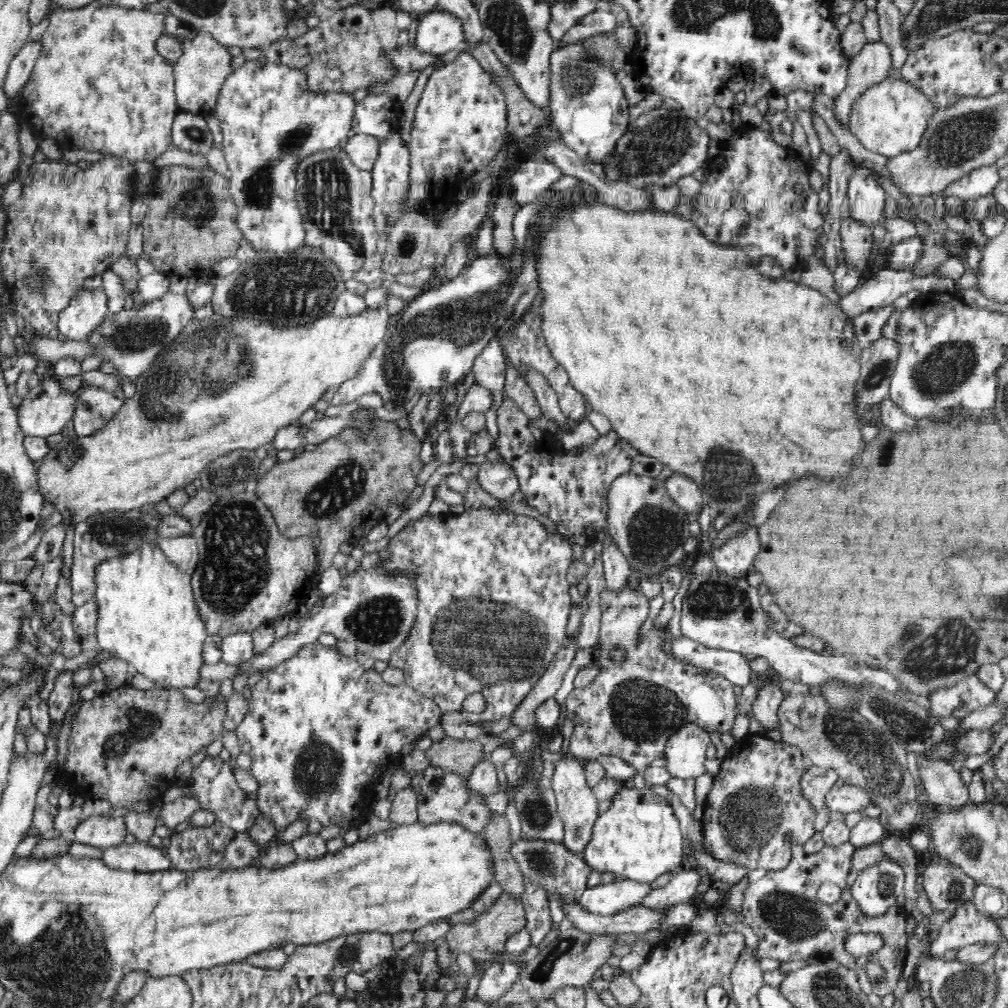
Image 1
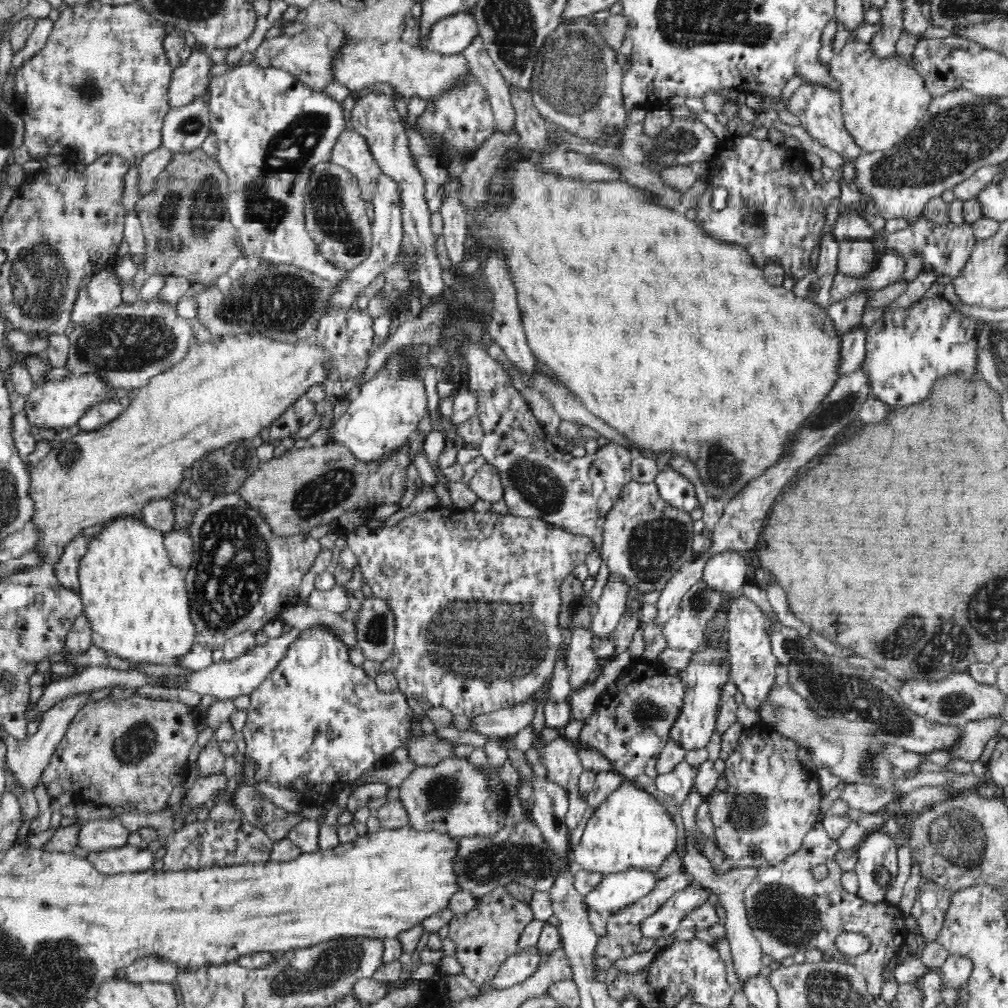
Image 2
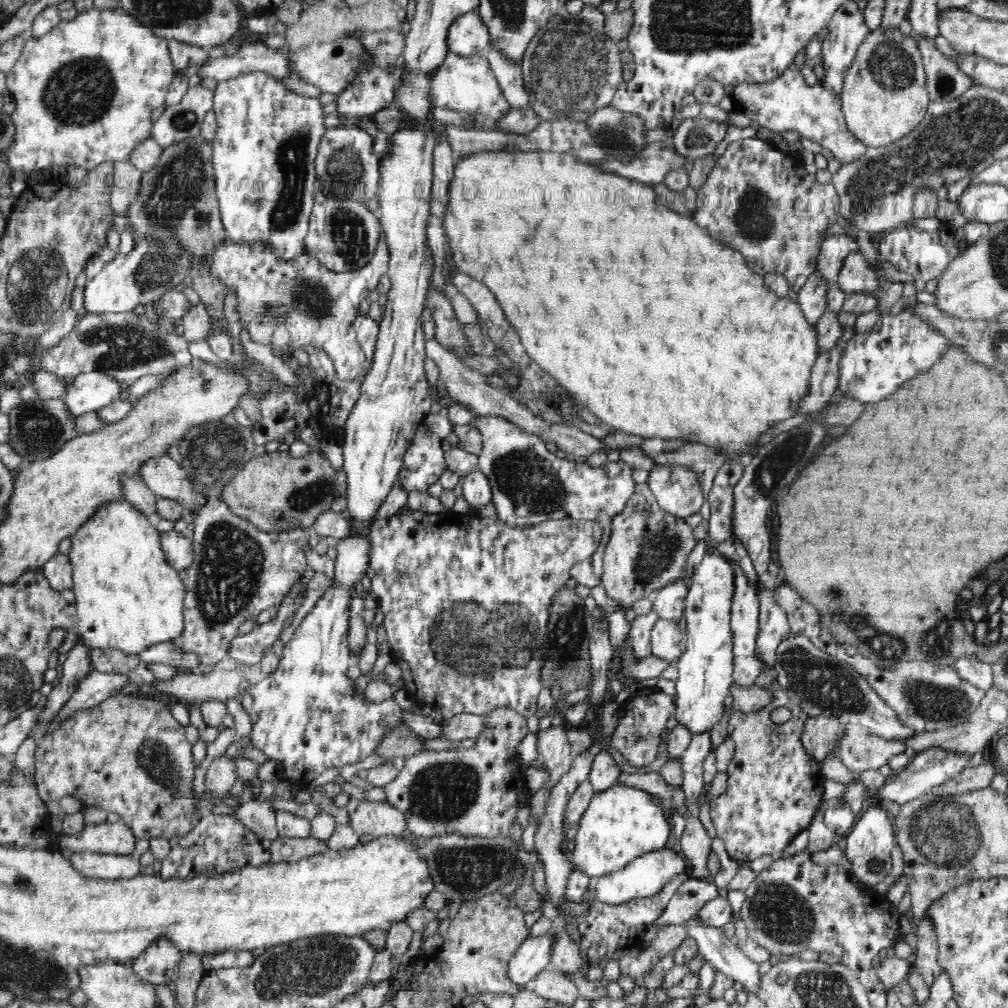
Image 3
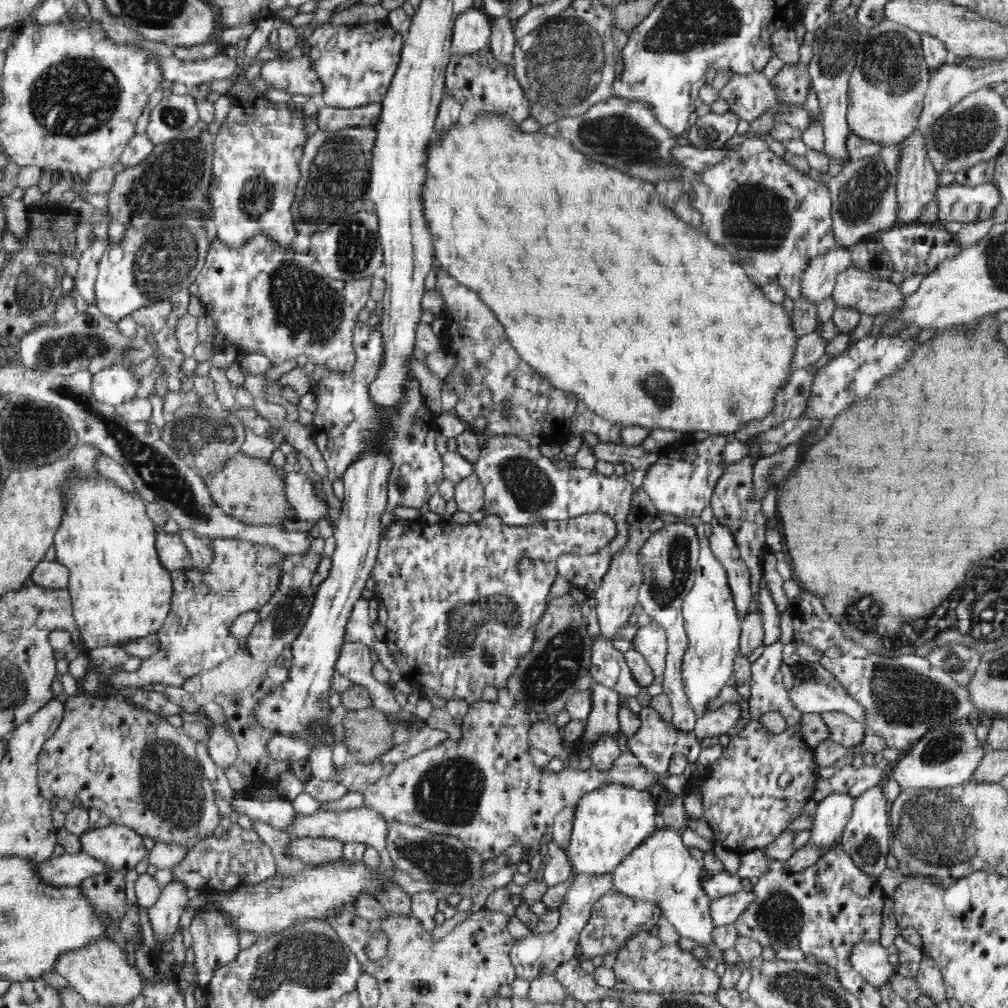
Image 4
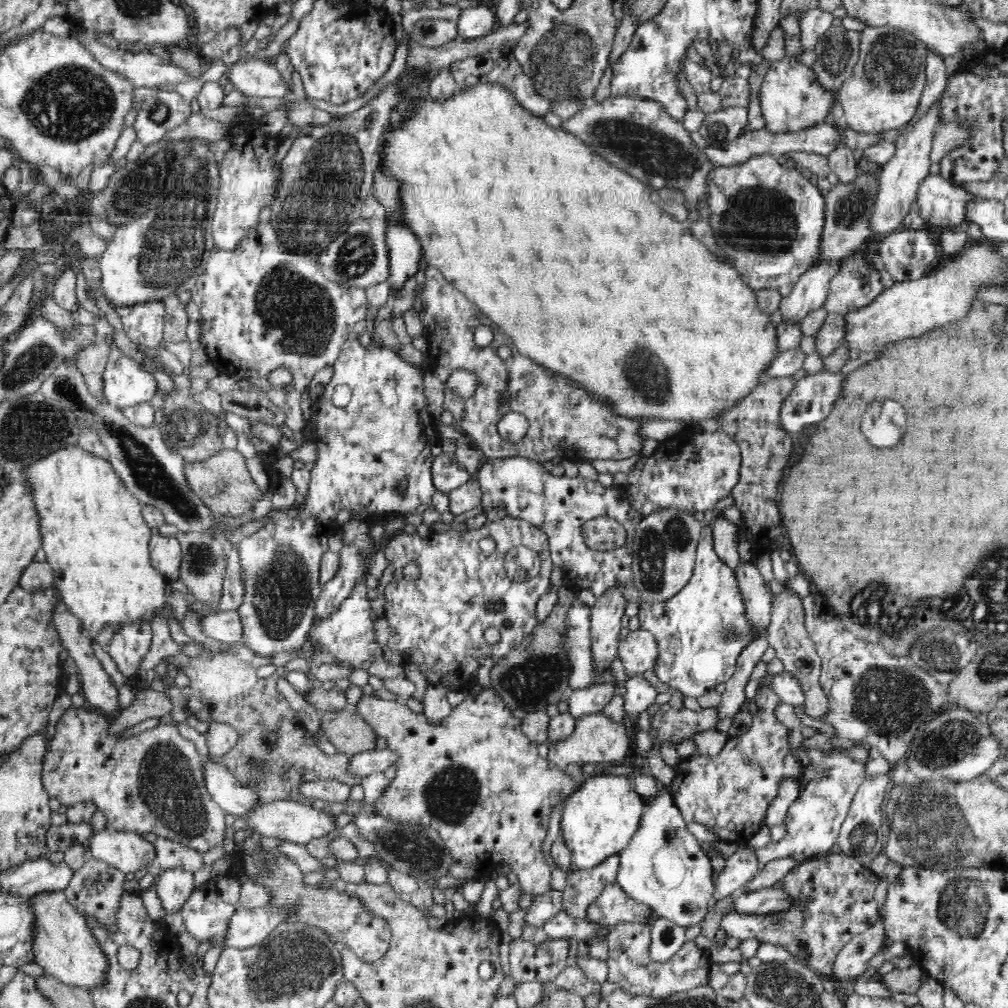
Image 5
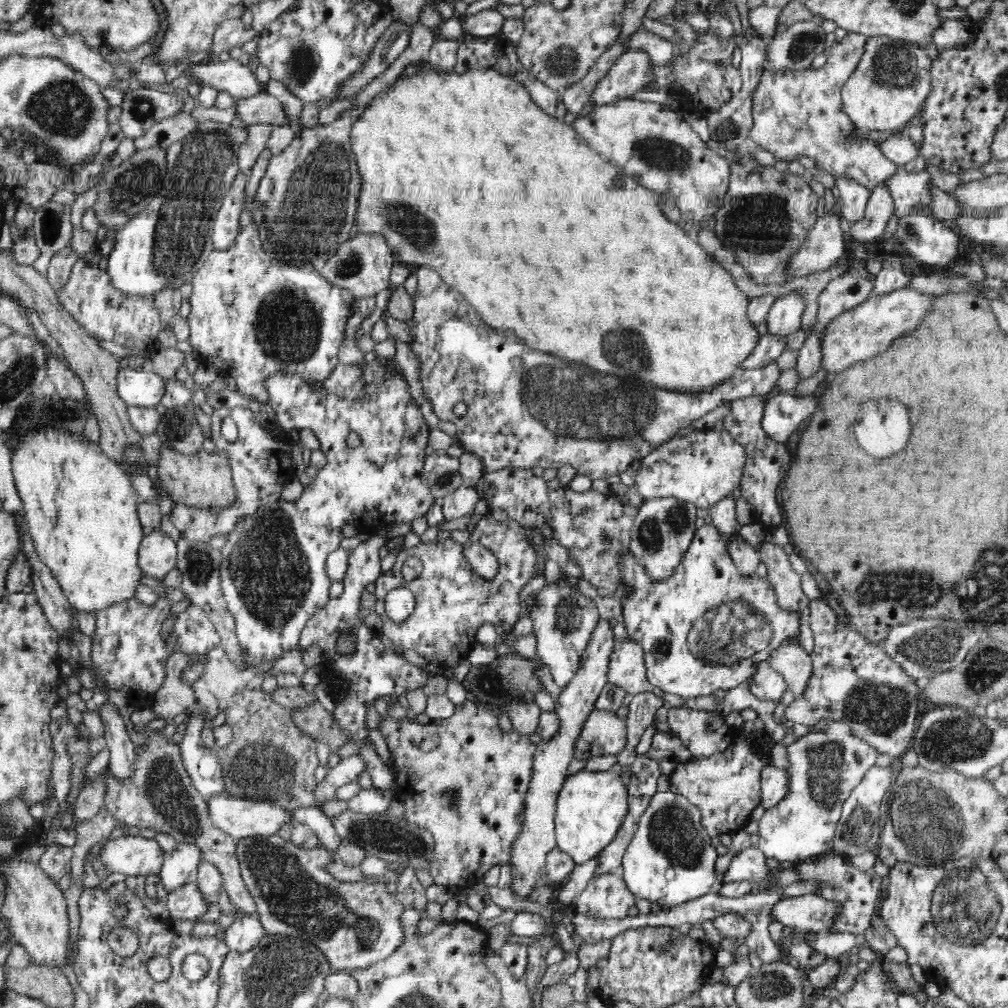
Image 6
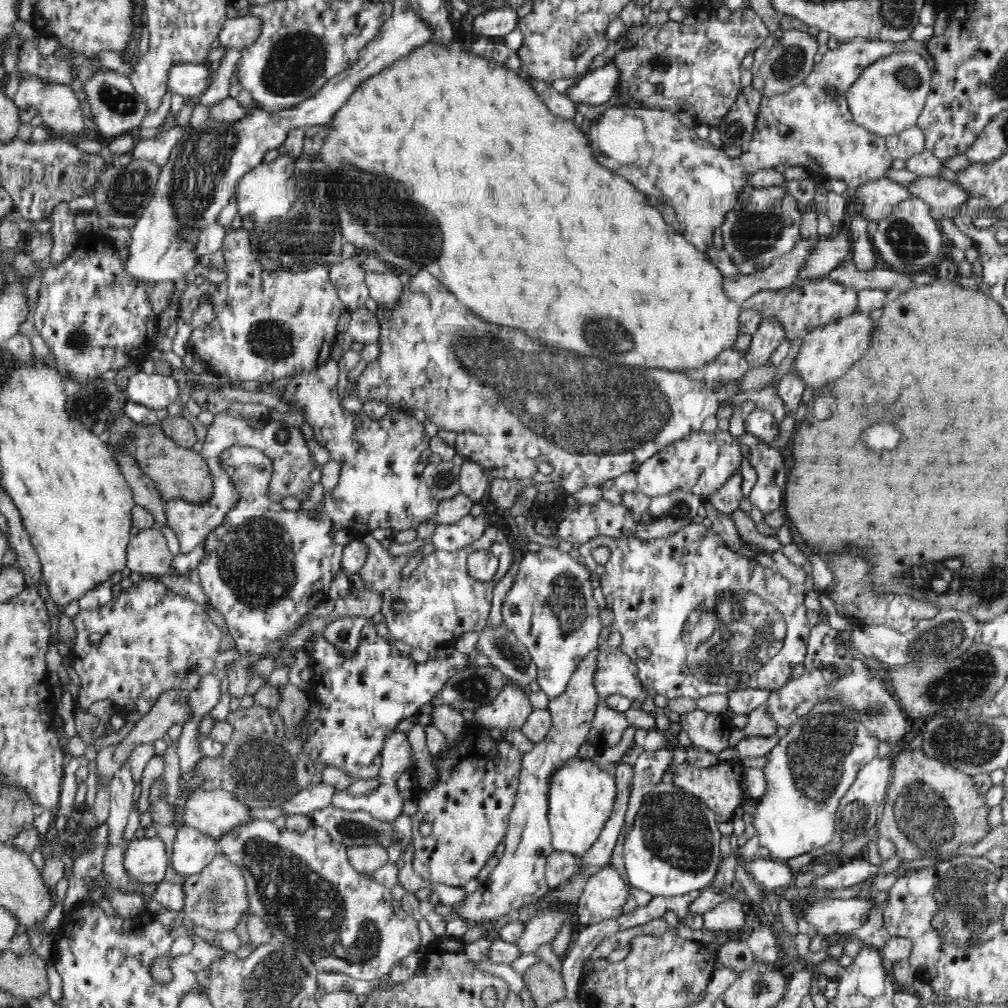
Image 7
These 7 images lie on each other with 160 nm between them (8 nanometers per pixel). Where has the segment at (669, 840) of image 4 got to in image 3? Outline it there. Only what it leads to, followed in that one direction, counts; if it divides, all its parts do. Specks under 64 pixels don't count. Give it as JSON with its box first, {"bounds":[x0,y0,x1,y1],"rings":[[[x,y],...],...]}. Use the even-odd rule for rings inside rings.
{"bounds":[593,848,762,995],"rings":[[[664,848],[658,852],[644,854],[643,857],[635,858],[629,862],[622,870],[612,872],[603,877],[594,878],[593,901],[604,904],[618,906],[636,898],[644,898],[658,894],[665,882],[674,873],[684,873],[687,865],[677,850]],[[695,919],[684,922],[688,927],[688,935],[694,938],[699,946],[700,954],[714,969],[720,970],[735,982],[740,982],[747,995],[760,993],[762,976],[759,964],[752,962],[735,940],[724,935],[723,927],[712,927],[698,924]]]}

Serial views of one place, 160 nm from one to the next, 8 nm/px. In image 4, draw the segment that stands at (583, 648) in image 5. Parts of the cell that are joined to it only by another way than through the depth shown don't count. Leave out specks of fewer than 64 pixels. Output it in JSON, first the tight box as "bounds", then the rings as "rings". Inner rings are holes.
{"bounds":[589,639,643,697],"rings":[[[594,639],[590,653],[592,660],[589,674],[594,675],[600,683],[626,697],[636,697],[643,689],[624,654],[616,650],[610,640]]]}

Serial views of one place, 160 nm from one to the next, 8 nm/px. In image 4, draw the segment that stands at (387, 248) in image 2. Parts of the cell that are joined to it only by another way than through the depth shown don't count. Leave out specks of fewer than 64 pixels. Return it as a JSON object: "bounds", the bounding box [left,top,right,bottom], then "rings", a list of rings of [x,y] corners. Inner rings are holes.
{"bounds":[196,237,371,374],"rings":[[[218,237],[211,243],[206,256],[206,262],[203,269],[198,273],[196,284],[198,285],[199,300],[203,304],[204,312],[214,320],[216,329],[213,343],[218,343],[220,348],[228,345],[242,347],[246,354],[263,354],[270,359],[272,364],[276,365],[293,358],[302,360],[303,363],[313,367],[316,365],[326,366],[330,371],[336,374],[351,374],[356,364],[356,349],[354,349],[353,334],[359,327],[358,314],[364,308],[366,301],[370,297],[371,278],[358,278],[354,280],[330,278],[320,263],[310,254],[296,254],[292,248],[281,249],[271,238],[254,237],[240,247],[227,247]]]}

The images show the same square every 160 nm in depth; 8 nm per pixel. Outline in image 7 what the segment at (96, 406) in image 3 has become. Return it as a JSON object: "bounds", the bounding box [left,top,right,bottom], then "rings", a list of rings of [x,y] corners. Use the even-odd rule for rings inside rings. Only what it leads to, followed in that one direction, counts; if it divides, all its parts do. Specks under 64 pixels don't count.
{"bounds":[125,369,180,411],"rings":[[[140,369],[128,378],[125,392],[128,400],[156,411],[177,401],[180,388],[170,375],[147,374]]]}

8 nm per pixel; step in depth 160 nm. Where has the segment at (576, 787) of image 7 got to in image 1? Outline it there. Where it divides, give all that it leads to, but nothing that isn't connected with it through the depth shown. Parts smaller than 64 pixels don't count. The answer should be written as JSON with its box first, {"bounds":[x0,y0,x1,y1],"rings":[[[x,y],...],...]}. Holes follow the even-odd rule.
{"bounds":[582,784,687,884],"rings":[[[625,784],[611,799],[611,805],[596,820],[592,842],[584,850],[582,857],[592,867],[592,870],[614,873],[619,878],[633,880],[640,884],[650,884],[658,876],[666,872],[675,873],[682,869],[687,859],[684,848],[684,836],[679,820],[674,815],[671,805],[664,802],[661,796],[648,788],[638,789]]]}

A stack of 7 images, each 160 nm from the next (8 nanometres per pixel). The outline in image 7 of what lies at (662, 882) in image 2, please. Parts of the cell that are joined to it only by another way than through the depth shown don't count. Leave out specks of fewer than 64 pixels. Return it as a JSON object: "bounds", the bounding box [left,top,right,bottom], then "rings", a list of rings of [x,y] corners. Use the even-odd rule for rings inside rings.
{"bounds":[574,866,636,925],"rings":[[[606,866],[594,876],[586,880],[582,892],[577,898],[574,912],[578,914],[578,922],[585,925],[594,925],[606,919],[613,919],[636,908],[636,900],[628,893],[628,888],[614,866]]]}

